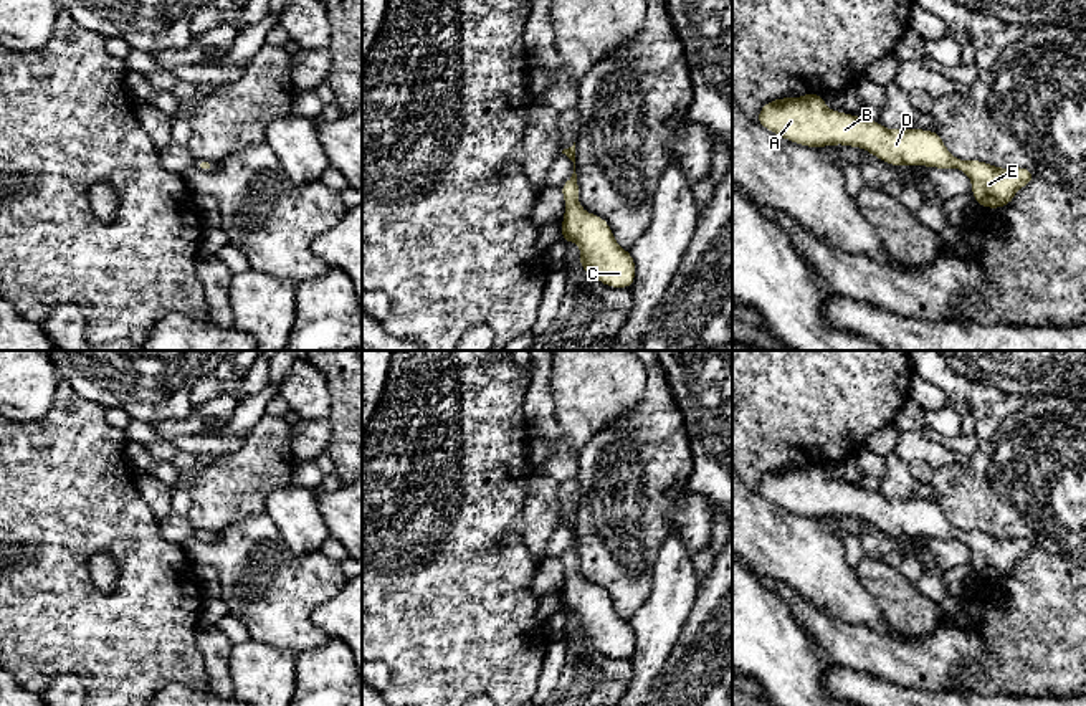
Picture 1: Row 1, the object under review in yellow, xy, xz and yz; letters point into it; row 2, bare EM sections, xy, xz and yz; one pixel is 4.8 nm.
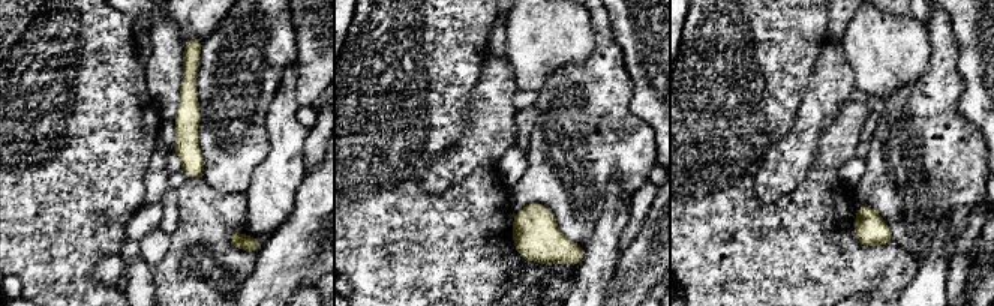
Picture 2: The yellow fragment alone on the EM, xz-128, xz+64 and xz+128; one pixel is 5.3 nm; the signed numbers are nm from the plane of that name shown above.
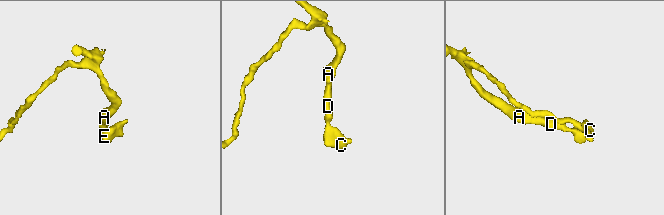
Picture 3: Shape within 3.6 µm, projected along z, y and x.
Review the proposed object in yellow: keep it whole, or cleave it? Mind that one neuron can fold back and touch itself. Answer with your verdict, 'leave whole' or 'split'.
leave whole

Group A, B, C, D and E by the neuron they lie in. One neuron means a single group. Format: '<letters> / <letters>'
A B C D E

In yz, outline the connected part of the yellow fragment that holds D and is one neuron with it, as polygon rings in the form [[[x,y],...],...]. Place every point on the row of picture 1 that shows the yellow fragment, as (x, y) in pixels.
[[[815,93],[764,104],[757,122],[807,147],[843,144],[865,149],[889,165],[960,169],[972,182],[977,203],[988,208],[1012,203],[1015,193],[1035,179],[1025,167],[1000,169],[980,160],[955,159],[936,131],[886,129],[876,121],[831,111]]]

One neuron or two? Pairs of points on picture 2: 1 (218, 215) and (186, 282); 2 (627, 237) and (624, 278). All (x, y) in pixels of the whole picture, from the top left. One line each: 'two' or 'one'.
1: one
2: two

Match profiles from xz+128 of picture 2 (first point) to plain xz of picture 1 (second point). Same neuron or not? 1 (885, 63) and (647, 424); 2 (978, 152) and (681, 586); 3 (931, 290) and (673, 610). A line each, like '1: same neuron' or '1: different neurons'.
1: different neurons
2: different neurons
3: same neuron

